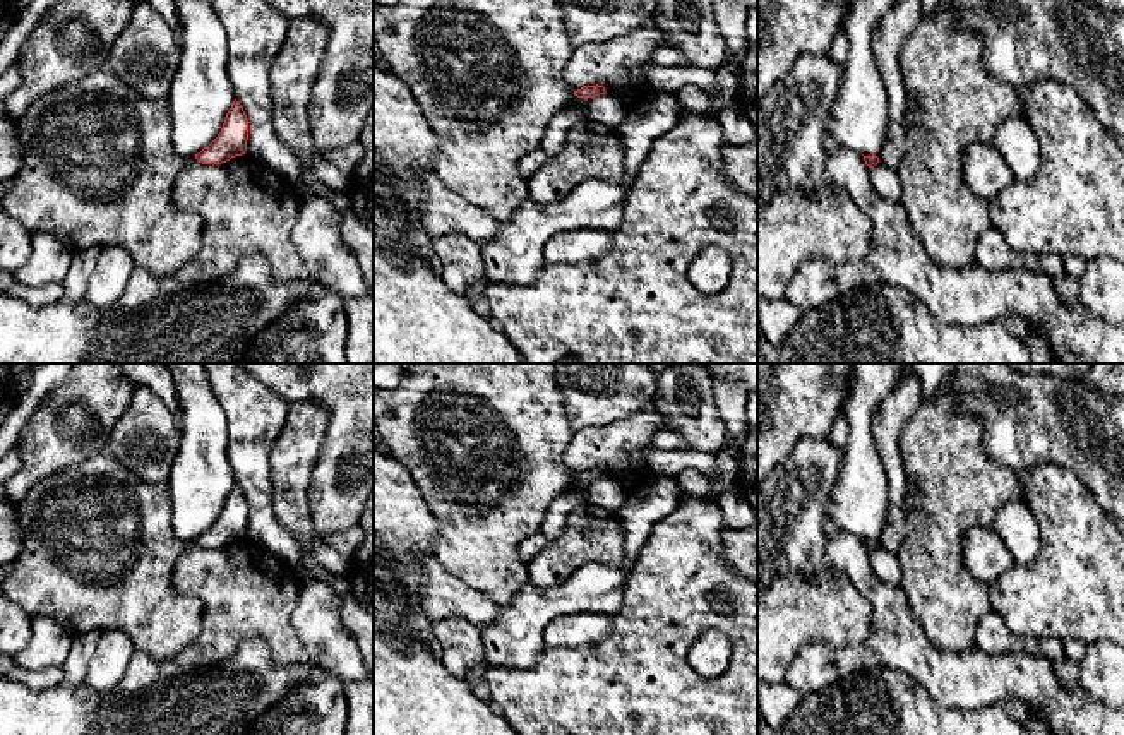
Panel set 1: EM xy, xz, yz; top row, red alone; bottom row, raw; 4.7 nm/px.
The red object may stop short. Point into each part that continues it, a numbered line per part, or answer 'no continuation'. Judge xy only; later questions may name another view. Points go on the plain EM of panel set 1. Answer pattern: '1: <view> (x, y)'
no continuation

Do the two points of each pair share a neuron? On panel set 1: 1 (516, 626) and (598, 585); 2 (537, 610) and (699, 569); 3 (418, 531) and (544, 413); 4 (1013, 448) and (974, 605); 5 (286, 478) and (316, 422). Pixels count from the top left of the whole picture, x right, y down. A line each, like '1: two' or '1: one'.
1: one
2: two
3: two
4: two
5: one

